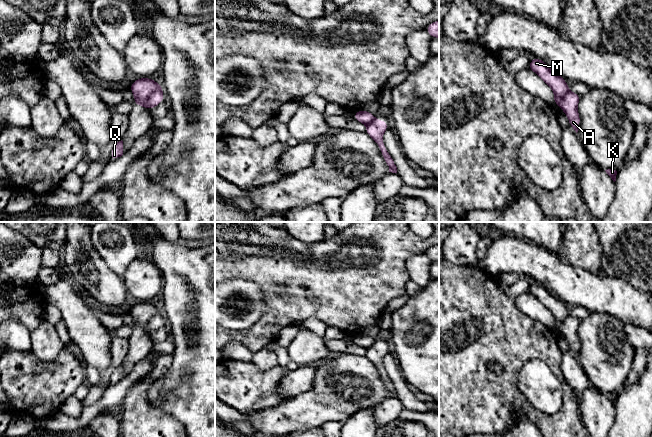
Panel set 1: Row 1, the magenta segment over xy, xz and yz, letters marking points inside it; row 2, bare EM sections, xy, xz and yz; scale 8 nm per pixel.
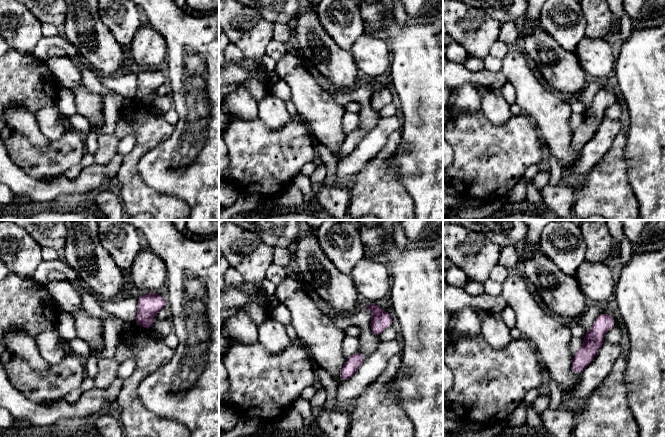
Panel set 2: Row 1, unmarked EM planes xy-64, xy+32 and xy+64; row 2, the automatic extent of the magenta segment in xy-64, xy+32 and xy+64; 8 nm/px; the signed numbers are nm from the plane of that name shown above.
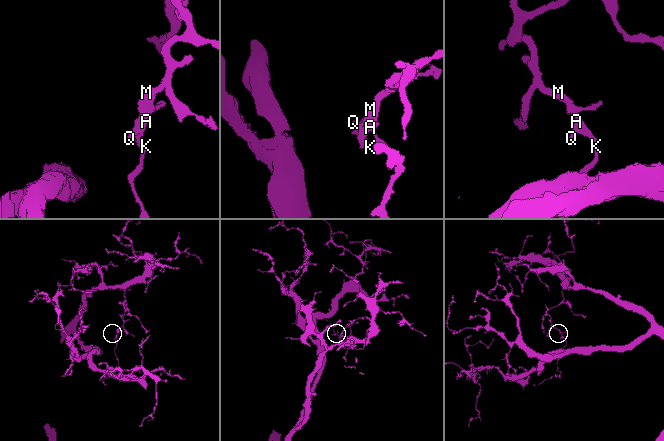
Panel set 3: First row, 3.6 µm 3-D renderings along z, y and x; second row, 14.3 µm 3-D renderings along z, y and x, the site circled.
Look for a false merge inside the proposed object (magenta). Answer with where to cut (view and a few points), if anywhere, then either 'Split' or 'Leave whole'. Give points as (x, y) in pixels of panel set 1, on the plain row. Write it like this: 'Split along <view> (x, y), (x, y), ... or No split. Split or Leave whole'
Split along xy (160, 310), (150, 319), (144, 330). Split

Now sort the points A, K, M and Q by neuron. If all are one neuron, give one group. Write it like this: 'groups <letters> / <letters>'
groups A K Q / M

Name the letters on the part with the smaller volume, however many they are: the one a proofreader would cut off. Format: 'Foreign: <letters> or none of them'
Foreign: A, K, Q

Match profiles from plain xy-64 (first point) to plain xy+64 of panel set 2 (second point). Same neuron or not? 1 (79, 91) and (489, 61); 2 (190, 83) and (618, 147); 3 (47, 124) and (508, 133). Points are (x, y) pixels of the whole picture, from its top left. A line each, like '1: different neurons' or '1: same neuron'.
1: different neurons
2: different neurons
3: different neurons

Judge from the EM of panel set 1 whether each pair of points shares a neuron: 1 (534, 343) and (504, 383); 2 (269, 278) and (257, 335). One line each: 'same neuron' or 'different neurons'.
1: same neuron
2: same neuron

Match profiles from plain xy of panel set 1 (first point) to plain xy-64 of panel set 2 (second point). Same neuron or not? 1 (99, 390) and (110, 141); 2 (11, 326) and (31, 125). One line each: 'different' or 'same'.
1: same
2: same

